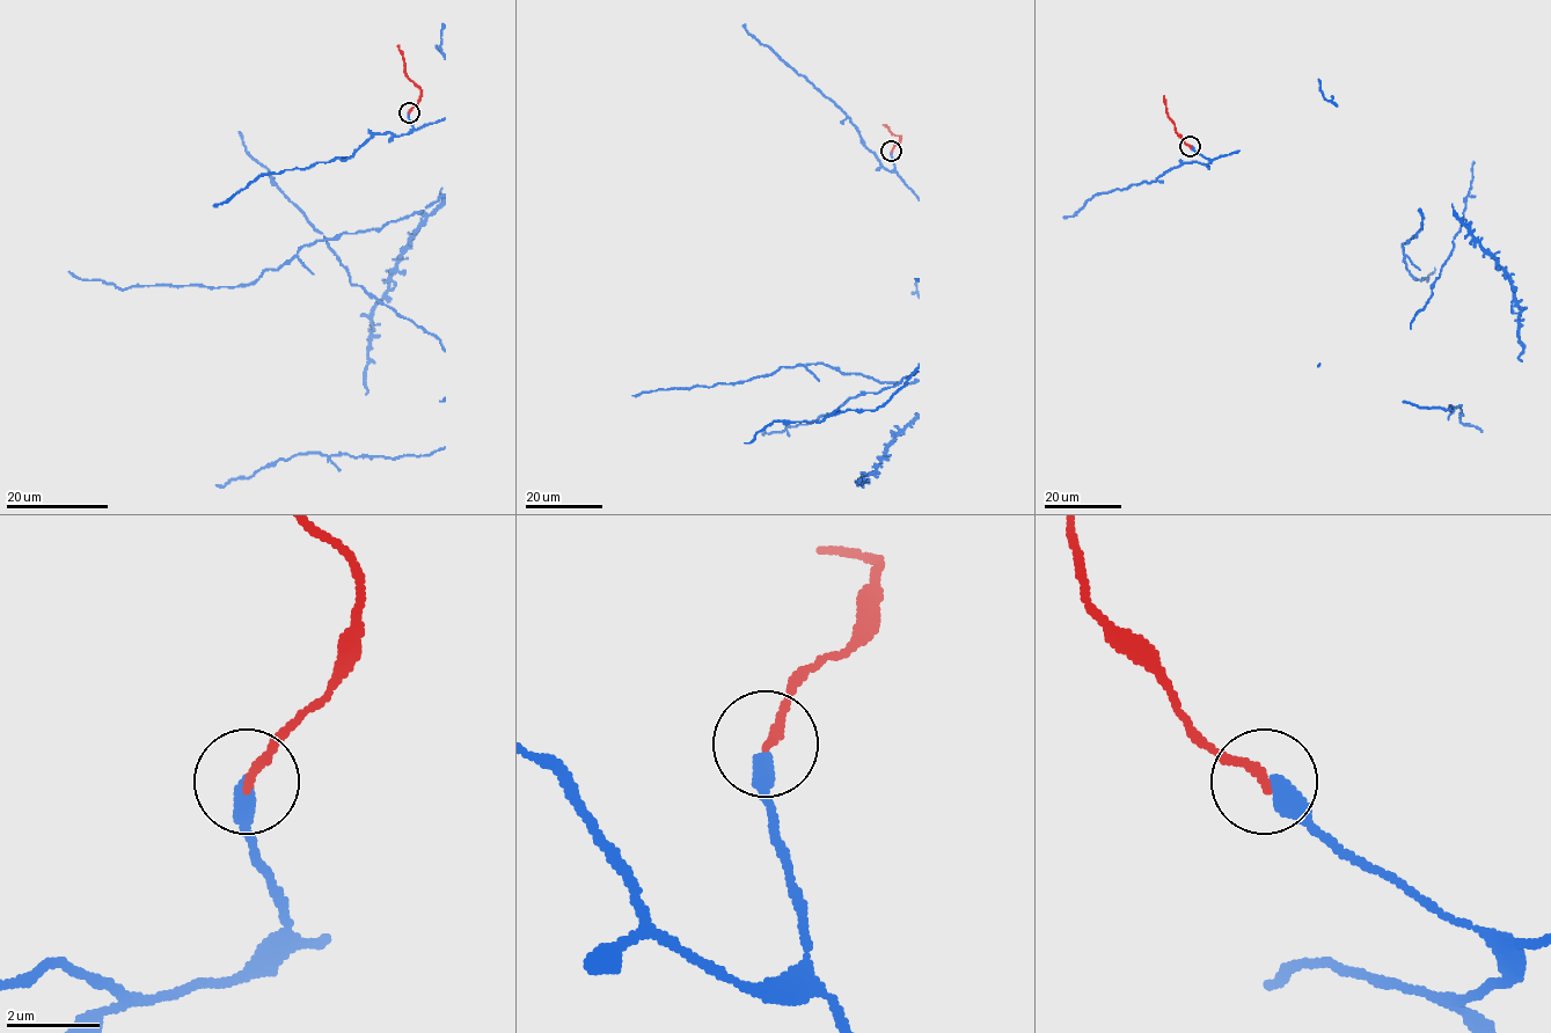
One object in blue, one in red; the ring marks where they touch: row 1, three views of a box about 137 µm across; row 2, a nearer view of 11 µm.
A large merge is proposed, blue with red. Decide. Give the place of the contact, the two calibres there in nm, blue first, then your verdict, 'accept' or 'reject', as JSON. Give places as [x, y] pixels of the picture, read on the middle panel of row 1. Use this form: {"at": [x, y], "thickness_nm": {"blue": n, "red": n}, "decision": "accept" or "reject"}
{"at": [891, 151], "thickness_nm": {"blue": 420, "red": 190}, "decision": "accept"}

